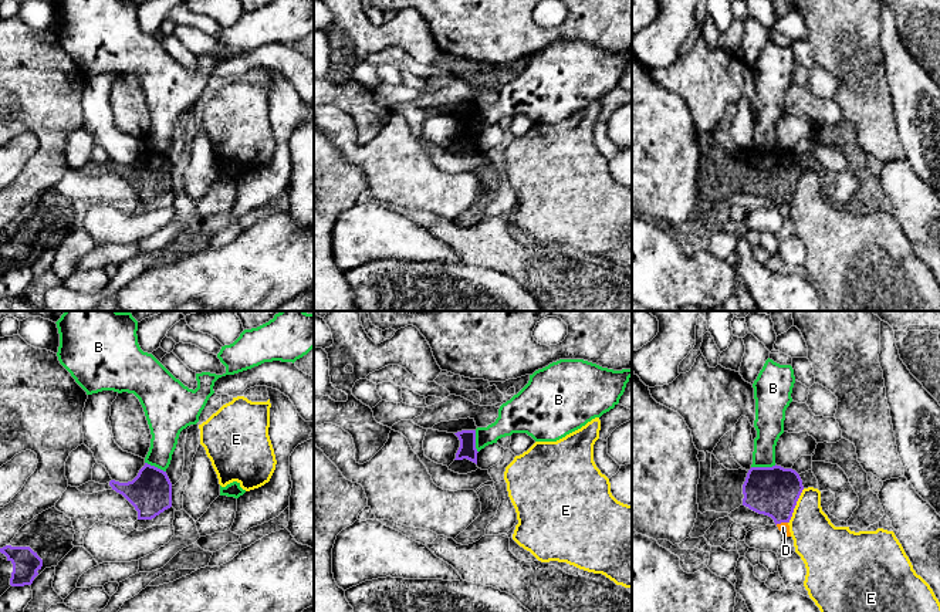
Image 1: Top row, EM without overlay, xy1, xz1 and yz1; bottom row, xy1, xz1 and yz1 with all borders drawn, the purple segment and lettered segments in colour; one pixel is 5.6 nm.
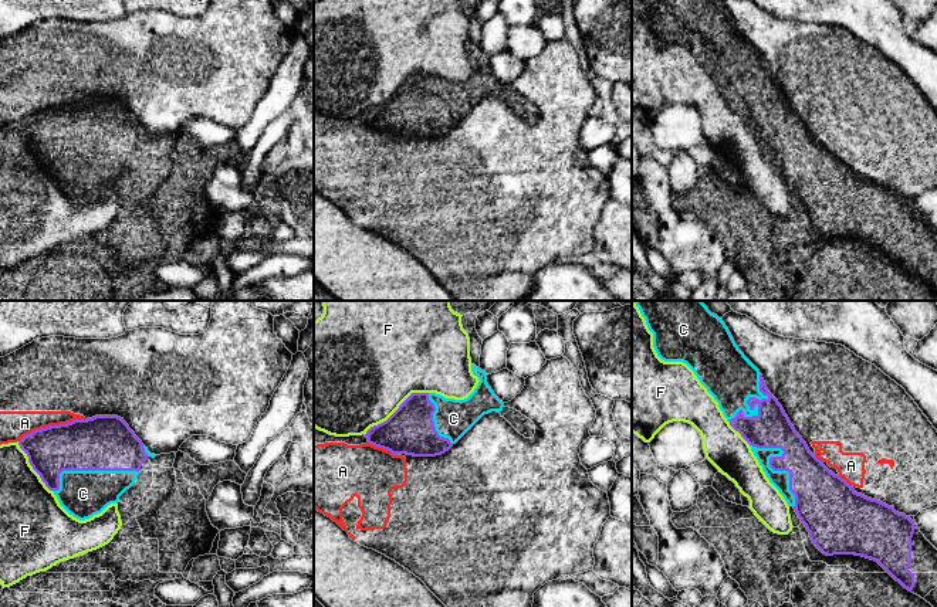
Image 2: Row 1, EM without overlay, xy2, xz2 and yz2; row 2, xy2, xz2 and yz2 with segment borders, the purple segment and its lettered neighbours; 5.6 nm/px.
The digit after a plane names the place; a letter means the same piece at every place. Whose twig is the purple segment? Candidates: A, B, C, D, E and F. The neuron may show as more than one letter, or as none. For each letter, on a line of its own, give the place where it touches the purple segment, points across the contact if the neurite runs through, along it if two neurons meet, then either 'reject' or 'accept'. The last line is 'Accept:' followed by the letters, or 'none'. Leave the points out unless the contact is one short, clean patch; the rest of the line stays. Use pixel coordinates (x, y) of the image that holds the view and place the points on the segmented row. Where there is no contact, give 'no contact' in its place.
A: contact xy2 (51, 426); reject
B: contact yz1 (763, 467); border yz1 (775, 465), (751, 467); reject
C: contact yz2 (748, 404); accept
D: contact yz1 (781, 521); reject
E: contact yz1 (795, 504); reject
F: contact xz2 (396, 410); reject
Accept: C

